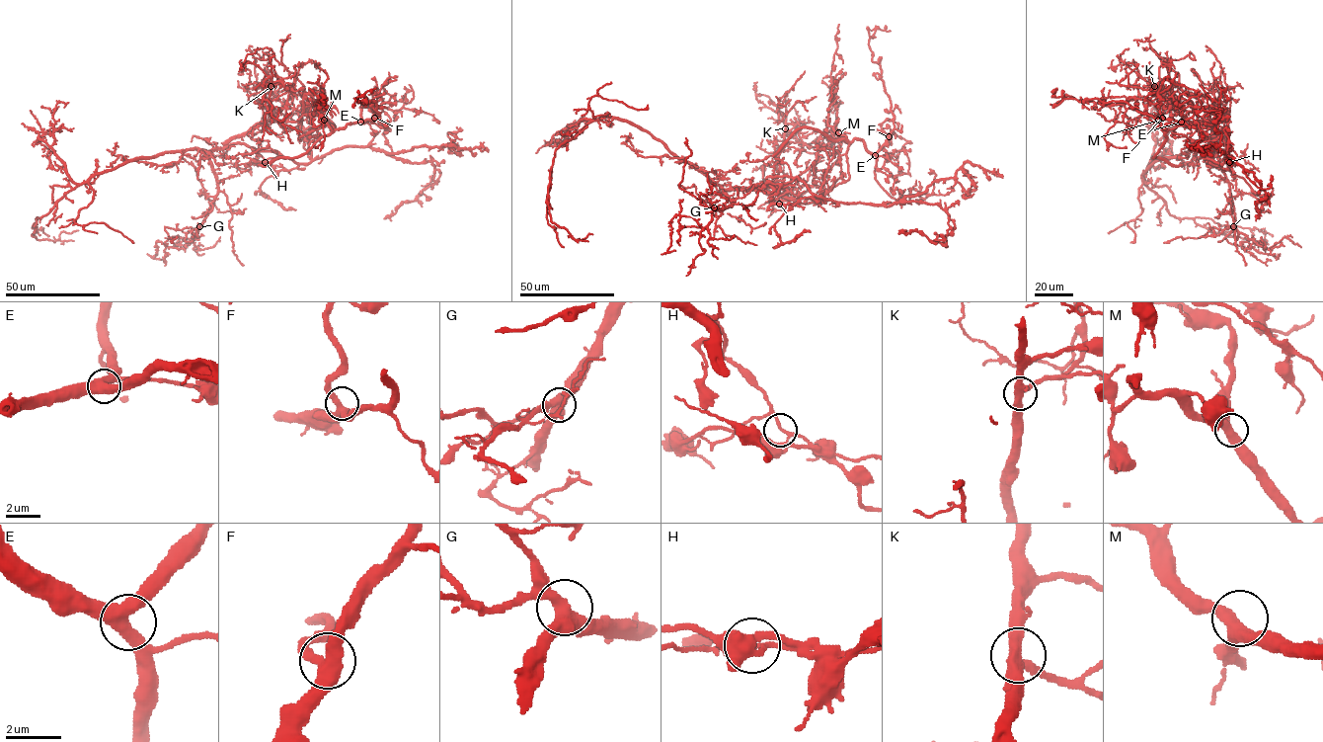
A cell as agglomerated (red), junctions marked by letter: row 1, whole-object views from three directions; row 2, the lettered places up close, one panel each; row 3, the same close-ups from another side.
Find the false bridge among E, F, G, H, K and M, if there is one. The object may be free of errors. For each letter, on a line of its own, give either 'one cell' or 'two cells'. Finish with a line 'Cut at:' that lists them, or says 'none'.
E: one cell
F: one cell
G: one cell
H: two cells
K: one cell
M: one cell
Cut at: H

